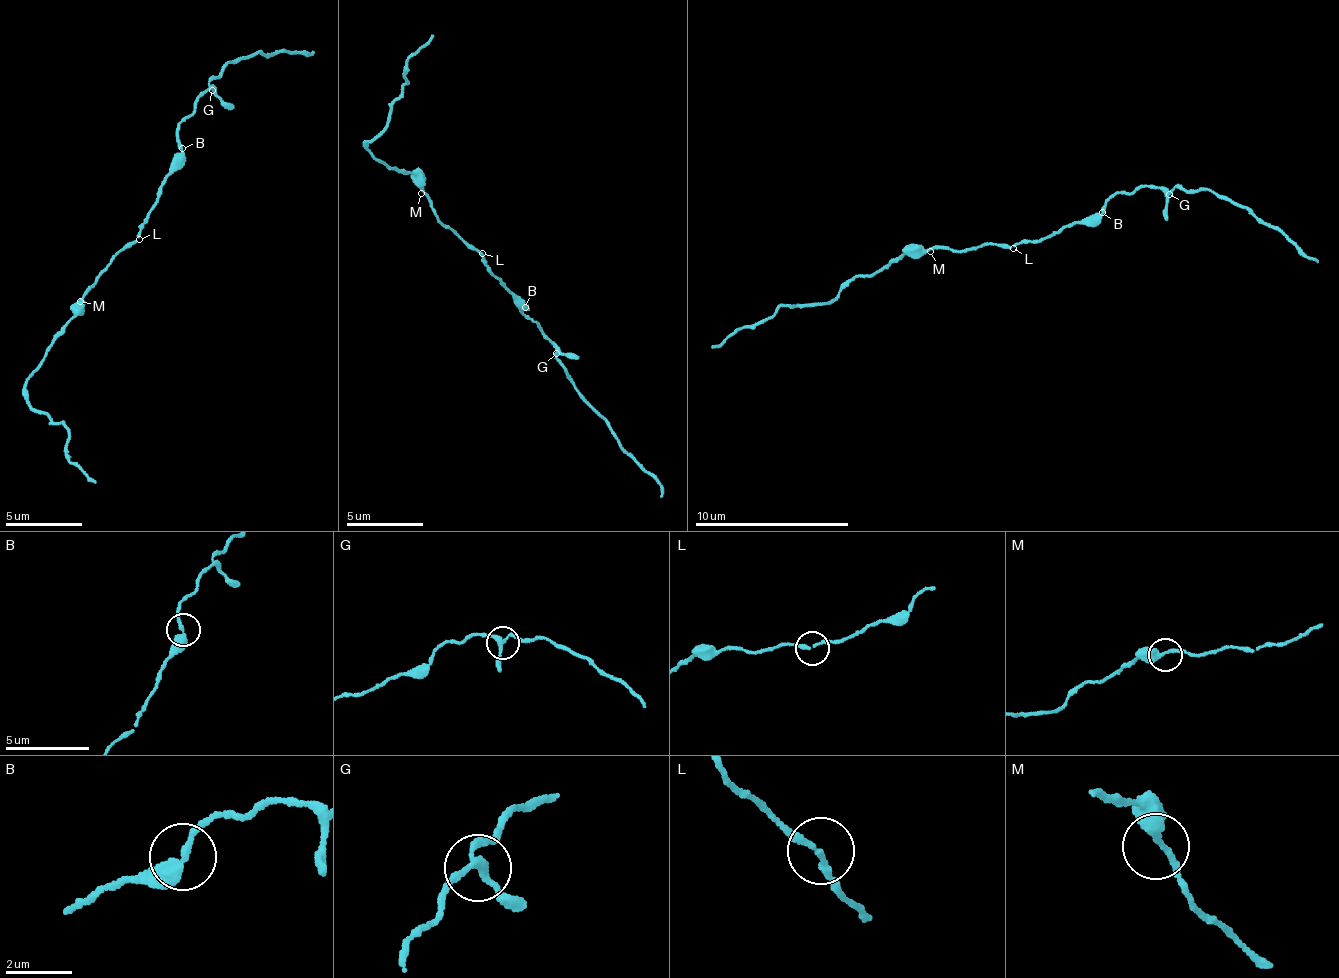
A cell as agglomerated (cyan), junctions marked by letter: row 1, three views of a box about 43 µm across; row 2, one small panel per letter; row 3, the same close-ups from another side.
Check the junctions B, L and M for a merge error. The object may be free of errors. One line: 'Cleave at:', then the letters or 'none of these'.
Cleave at: none of these

